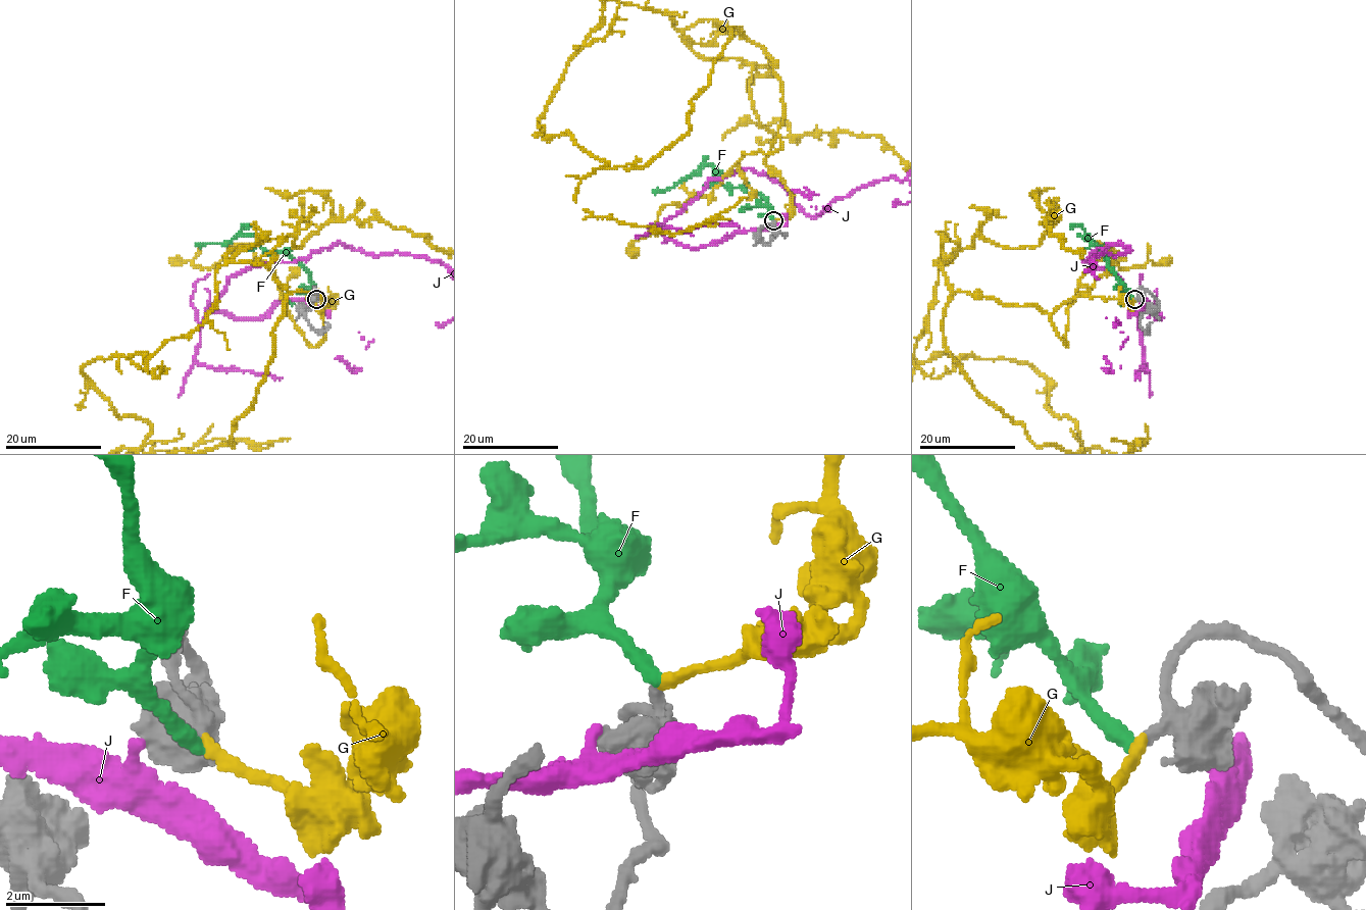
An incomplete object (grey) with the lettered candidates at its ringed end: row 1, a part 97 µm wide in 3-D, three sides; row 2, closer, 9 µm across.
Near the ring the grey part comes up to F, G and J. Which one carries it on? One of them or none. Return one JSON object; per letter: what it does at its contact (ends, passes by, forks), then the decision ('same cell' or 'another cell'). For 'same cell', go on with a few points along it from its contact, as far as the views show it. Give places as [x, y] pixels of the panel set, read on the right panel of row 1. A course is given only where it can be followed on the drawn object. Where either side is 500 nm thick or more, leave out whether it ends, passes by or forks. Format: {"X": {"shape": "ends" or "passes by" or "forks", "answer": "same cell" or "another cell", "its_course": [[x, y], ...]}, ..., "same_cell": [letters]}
{"F": {"shape": "ends", "answer": "another cell"}, "G": {"shape": "ends", "answer": "same cell"}, "J": {"answer": "another cell"}, "same_cell": ["G"]}

